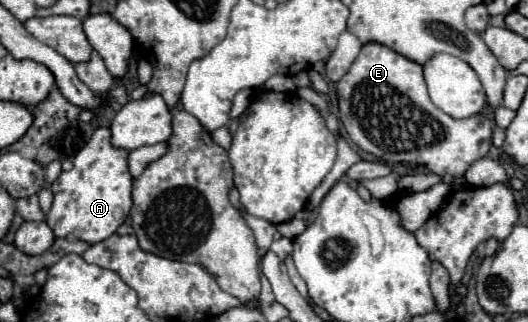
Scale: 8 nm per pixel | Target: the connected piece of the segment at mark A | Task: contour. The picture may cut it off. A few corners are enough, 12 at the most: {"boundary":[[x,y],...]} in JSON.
{"boundary":[[99,127],[51,185],[45,223],[91,245],[131,209],[129,151]]}

